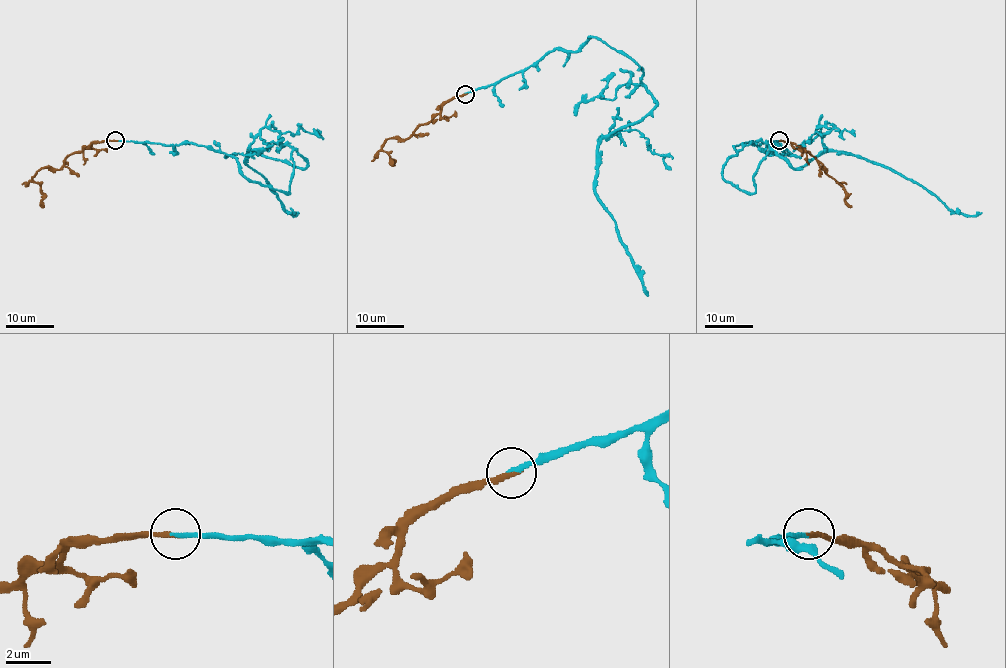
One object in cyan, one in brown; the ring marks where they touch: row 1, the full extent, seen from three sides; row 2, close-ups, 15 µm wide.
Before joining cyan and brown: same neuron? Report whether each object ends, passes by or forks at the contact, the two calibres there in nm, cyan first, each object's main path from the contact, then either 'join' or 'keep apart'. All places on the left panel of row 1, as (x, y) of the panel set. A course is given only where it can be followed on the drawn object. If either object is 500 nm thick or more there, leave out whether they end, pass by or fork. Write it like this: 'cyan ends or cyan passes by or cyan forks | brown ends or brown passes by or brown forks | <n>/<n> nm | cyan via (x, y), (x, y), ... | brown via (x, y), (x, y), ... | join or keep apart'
cyan ends | brown ends | 170/240 nm | cyan via (115, 141), (200, 144), (290, 192), (296, 150), (303, 168), (252, 151), (246, 163), (298, 213) | brown via (115, 141), (95, 142), (71, 154), (57, 169), (41, 168), (32, 179), (41, 186), (43, 208) | join

